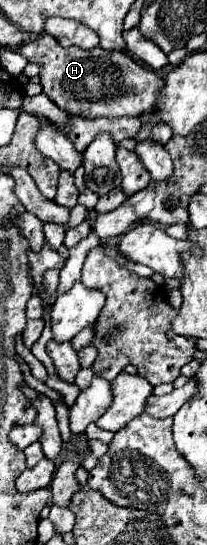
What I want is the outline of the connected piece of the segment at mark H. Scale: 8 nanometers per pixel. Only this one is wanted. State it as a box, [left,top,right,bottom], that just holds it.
[18,33,164,119]

